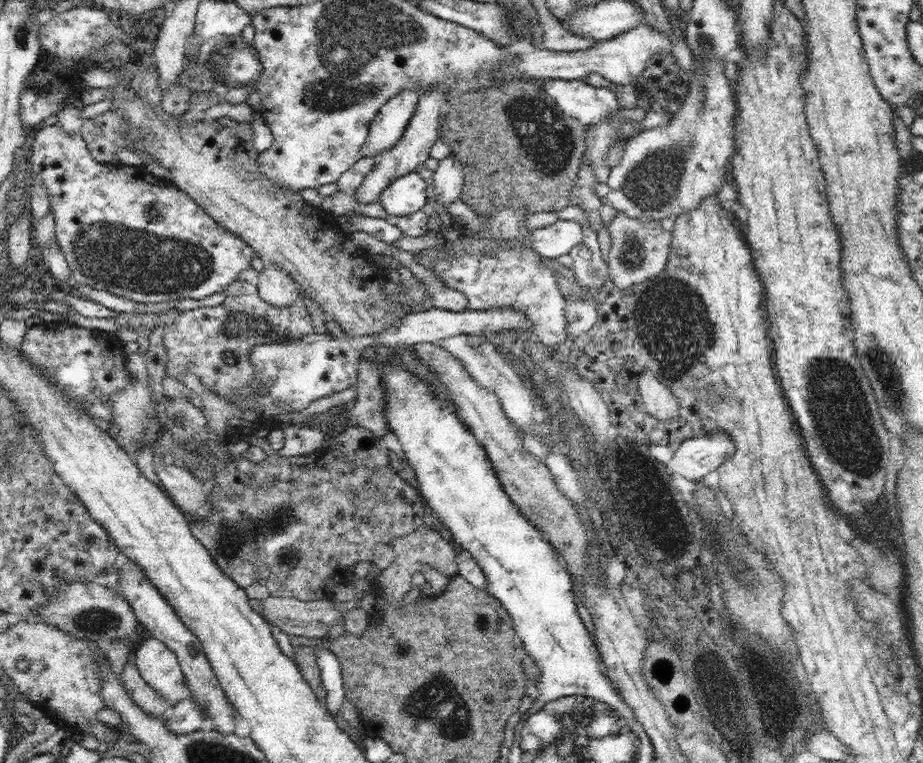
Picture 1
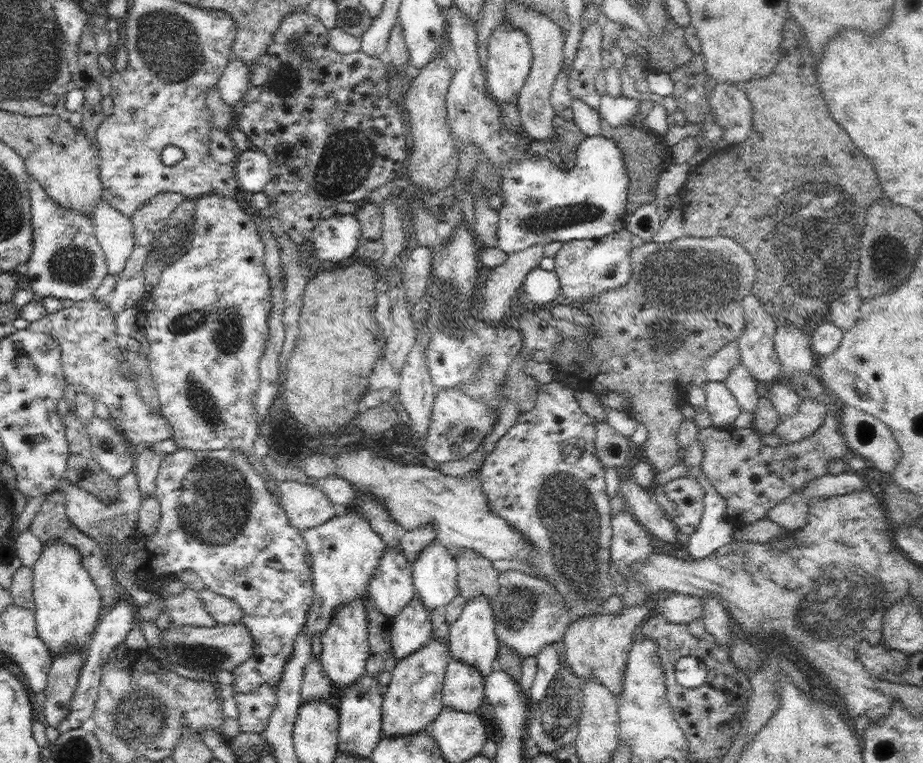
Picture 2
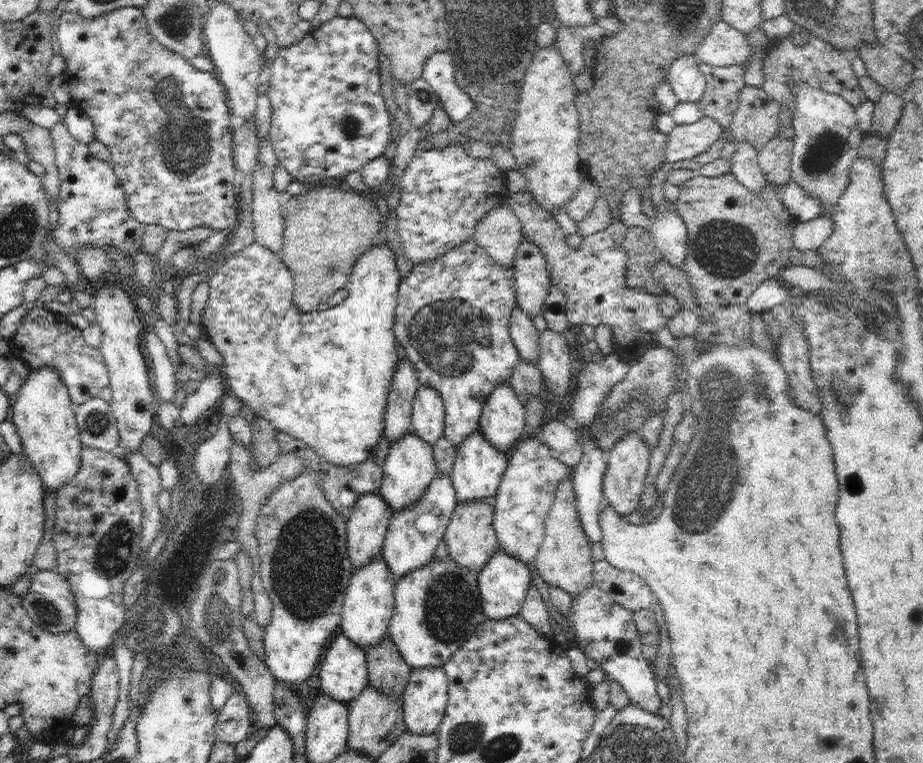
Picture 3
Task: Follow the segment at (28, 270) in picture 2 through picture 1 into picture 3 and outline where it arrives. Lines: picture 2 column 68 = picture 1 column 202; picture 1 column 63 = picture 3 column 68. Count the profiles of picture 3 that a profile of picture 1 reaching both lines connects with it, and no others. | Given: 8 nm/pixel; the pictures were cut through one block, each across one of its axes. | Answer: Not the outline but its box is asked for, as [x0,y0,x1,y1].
[49,119,145,261]

